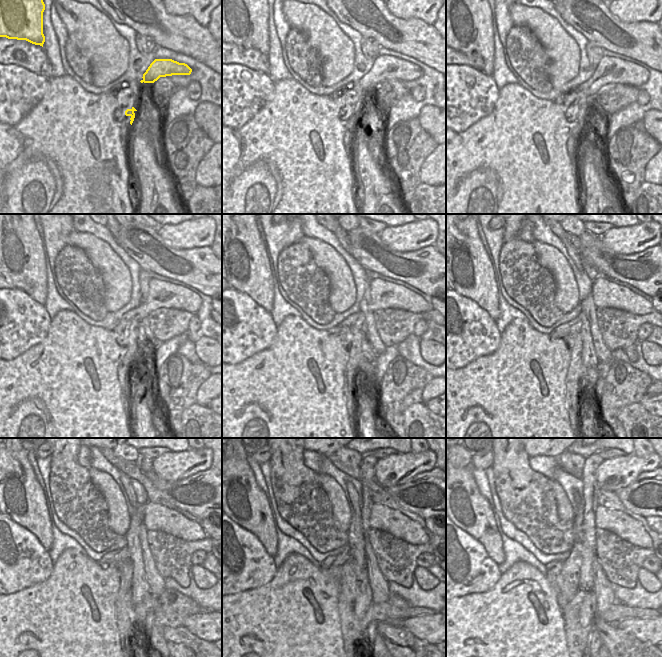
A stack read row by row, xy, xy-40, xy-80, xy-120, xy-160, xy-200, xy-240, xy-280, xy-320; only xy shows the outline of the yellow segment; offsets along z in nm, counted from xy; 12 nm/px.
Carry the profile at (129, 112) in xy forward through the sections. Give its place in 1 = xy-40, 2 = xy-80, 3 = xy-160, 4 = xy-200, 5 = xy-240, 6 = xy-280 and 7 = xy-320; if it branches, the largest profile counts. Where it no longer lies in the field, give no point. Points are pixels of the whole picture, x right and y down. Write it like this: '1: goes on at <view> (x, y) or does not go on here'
1: goes on at xy-40 (356, 112)
2: goes on at xy-80 (581, 113)
3: goes on at xy-160 (353, 322)
4: goes on at xy-200 (570, 330)
5: goes on at xy-240 (120, 559)
6: goes on at xy-280 (337, 560)
7: goes on at xy-320 (553, 568)

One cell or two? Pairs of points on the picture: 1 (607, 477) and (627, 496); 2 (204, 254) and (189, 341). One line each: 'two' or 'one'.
1: two
2: two

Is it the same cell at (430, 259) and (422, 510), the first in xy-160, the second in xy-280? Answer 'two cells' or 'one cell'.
one cell

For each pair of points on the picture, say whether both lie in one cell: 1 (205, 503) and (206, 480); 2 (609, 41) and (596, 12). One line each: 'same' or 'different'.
1: same
2: same

